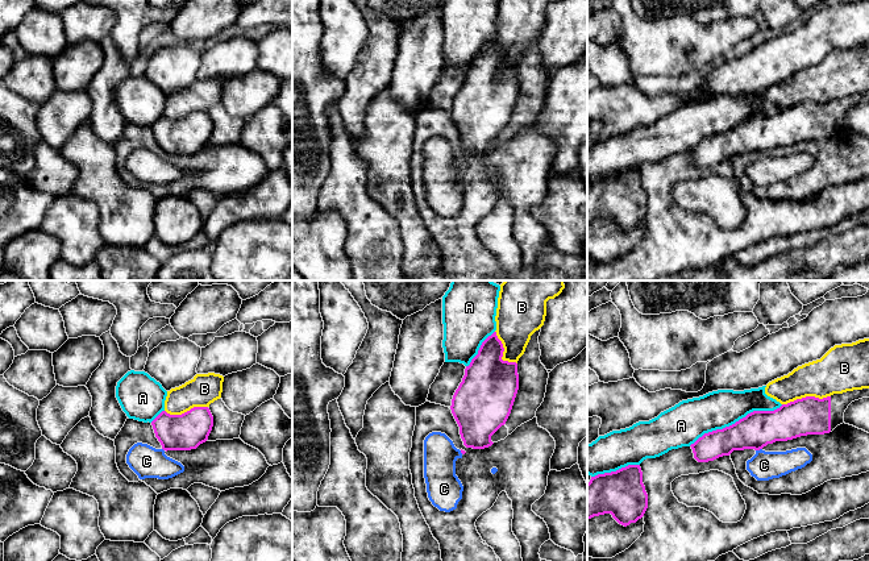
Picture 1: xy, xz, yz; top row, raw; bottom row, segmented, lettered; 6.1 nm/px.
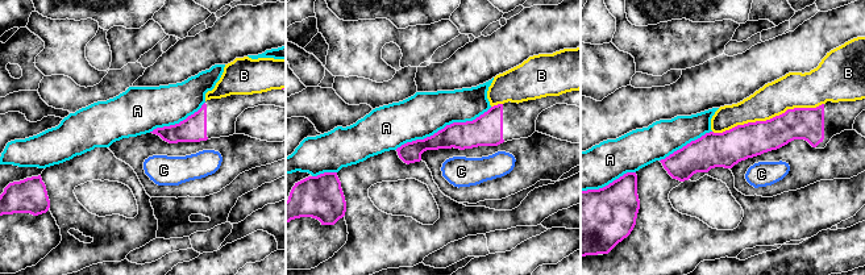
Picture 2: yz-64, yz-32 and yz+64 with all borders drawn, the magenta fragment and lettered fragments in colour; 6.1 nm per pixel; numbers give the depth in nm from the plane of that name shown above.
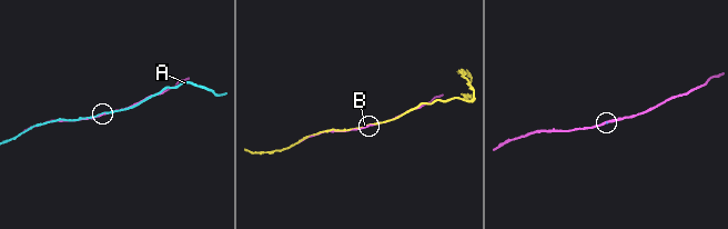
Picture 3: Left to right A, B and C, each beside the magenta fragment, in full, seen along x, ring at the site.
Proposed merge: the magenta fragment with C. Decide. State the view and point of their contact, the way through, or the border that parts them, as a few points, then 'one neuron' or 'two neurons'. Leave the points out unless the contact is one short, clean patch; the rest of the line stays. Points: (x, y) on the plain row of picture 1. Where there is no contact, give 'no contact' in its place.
yz (759, 154) | across yz (759, 133), (759, 154), (764, 170) | one neuron

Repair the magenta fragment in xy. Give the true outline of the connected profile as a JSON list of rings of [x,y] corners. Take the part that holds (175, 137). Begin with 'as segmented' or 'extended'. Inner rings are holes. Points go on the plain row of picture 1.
as segmented; [[[194,112],[182,120],[162,116],[151,130],[163,155],[191,155],[208,145],[213,121],[208,112]]]

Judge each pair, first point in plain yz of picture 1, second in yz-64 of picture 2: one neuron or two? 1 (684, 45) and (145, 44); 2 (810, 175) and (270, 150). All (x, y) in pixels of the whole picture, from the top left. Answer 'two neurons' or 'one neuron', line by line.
1: one neuron
2: one neuron

